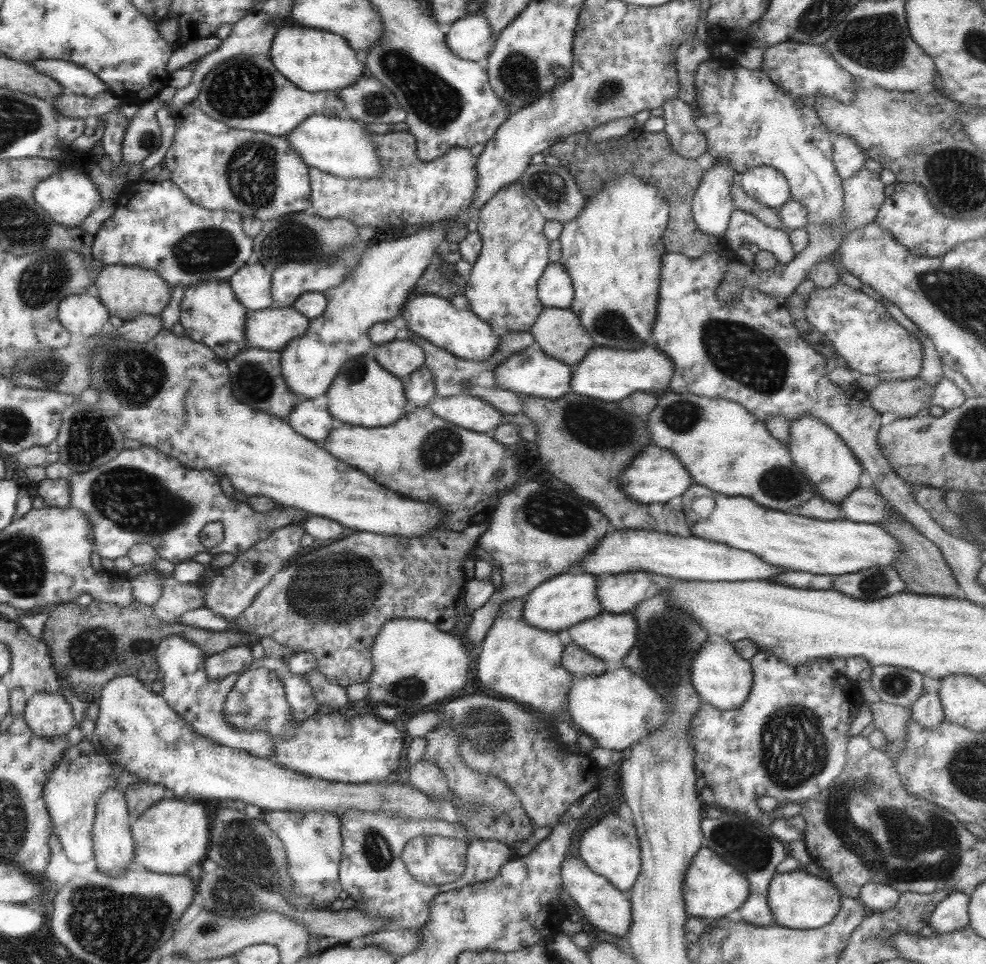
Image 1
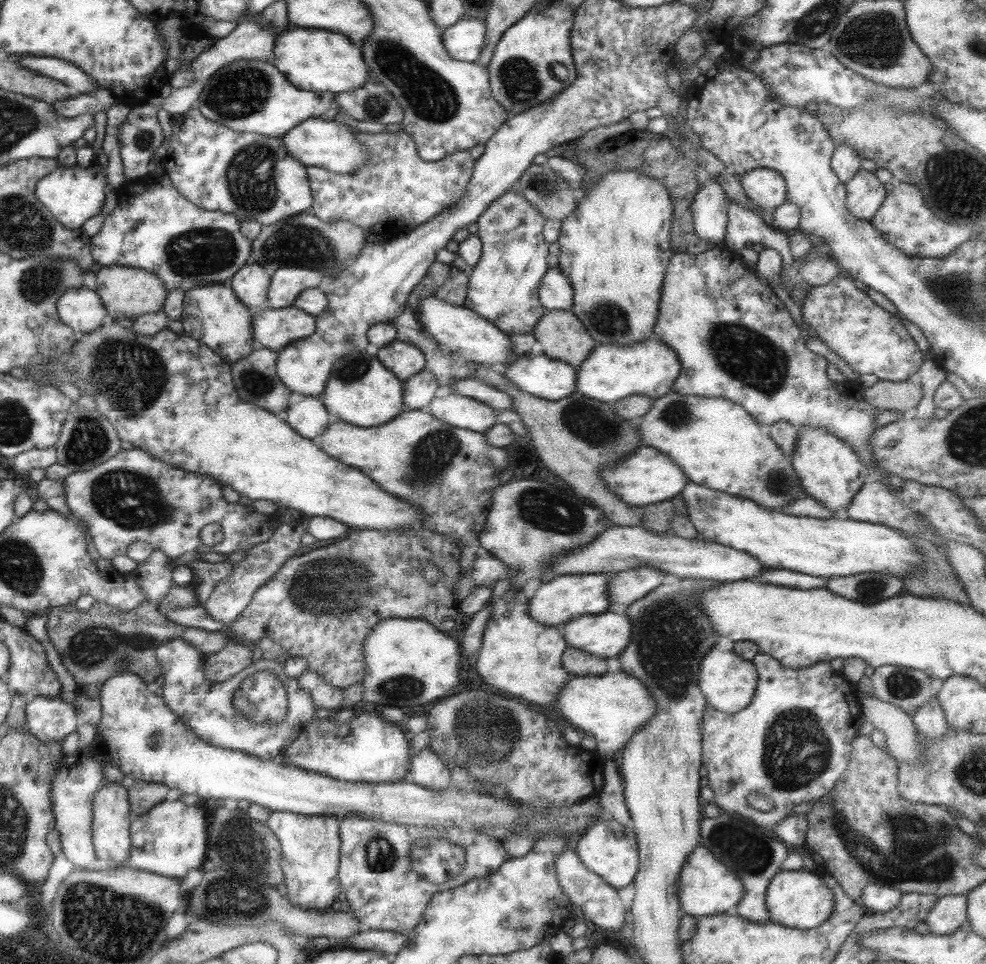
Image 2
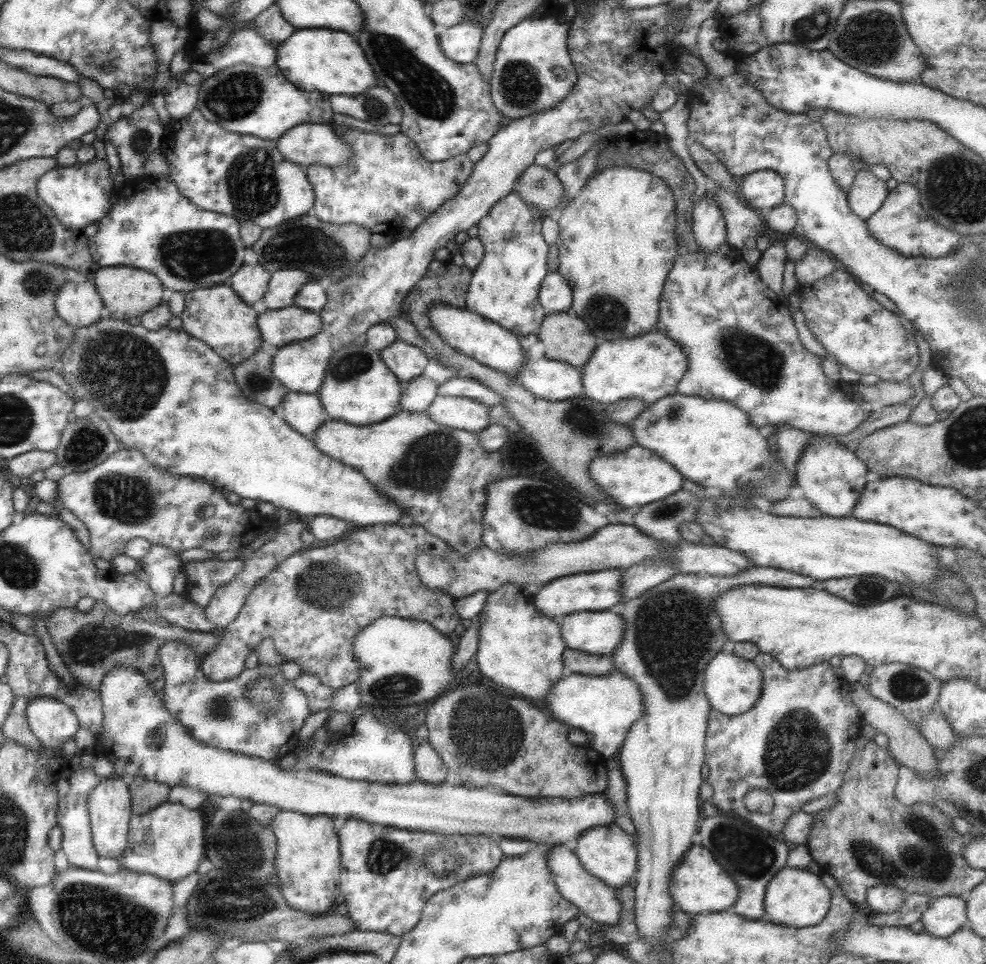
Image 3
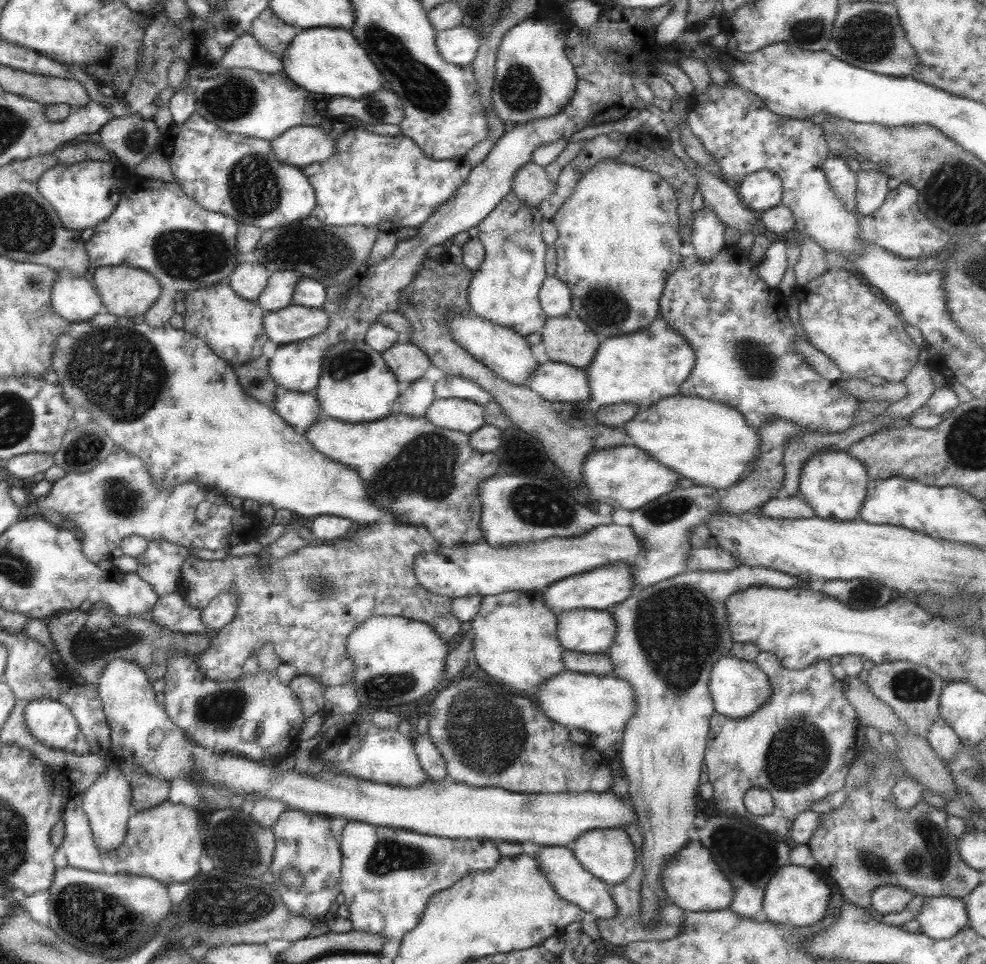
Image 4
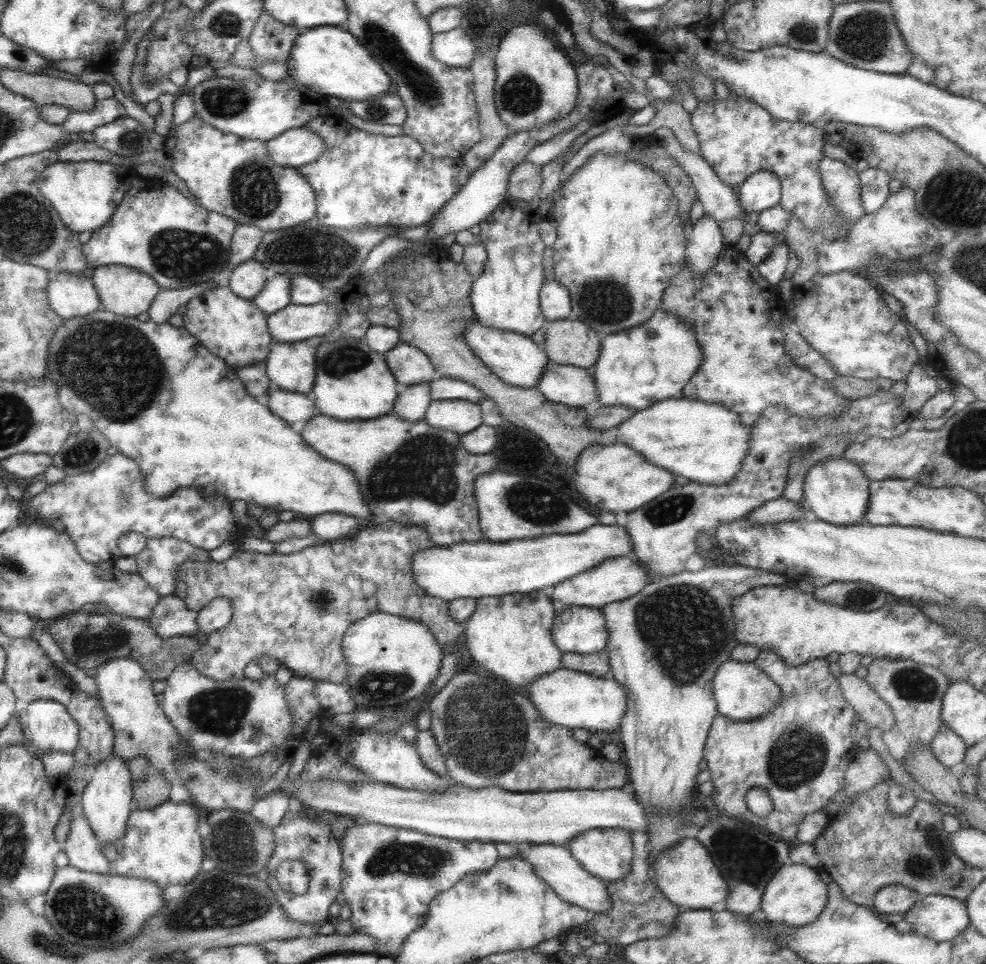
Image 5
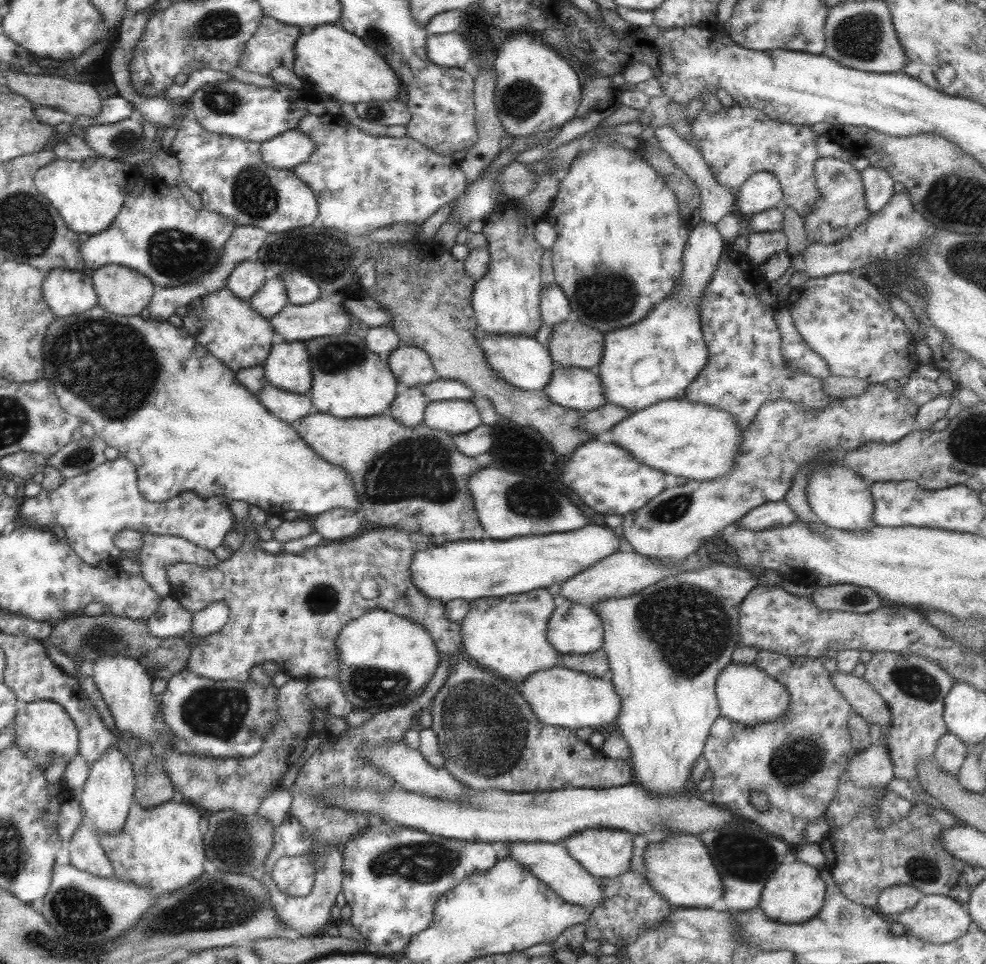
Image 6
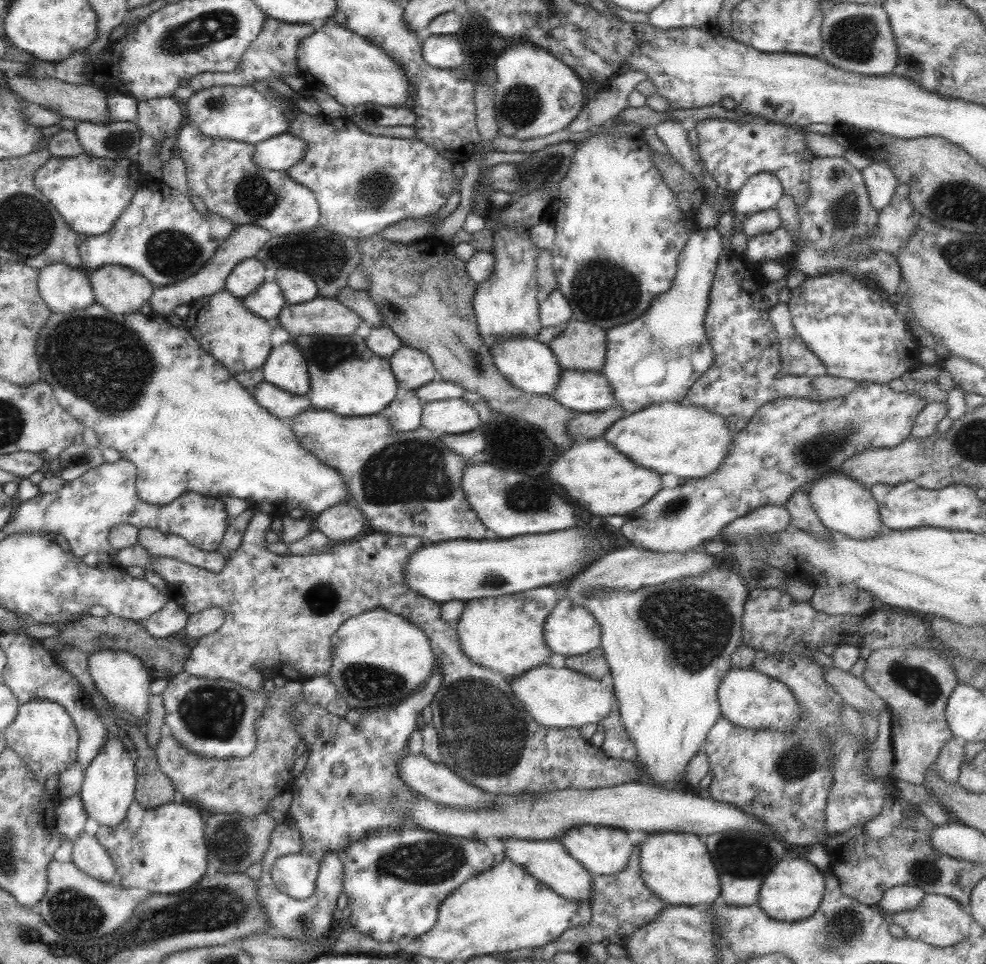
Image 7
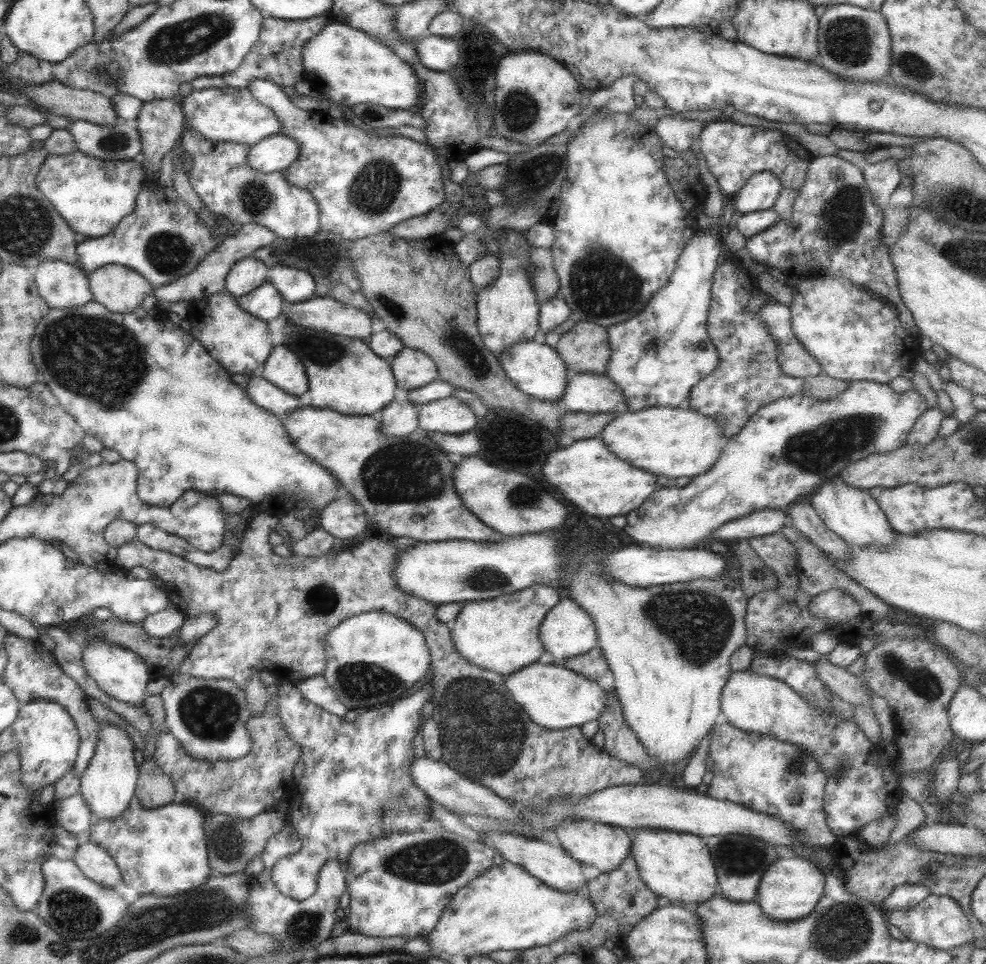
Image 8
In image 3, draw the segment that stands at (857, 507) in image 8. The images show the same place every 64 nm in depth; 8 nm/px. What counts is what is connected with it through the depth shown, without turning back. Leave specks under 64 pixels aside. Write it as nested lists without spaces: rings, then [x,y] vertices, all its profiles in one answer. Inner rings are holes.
[[[814,435],[796,461],[795,485],[802,489],[802,495],[812,503],[819,516],[848,517],[852,516],[852,509],[867,484],[868,470],[862,458],[834,437]]]

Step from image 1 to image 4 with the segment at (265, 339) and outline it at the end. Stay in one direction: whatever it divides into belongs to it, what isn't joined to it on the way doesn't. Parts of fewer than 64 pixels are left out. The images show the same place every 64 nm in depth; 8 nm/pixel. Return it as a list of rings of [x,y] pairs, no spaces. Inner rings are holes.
[[[292,304],[264,314],[264,333],[278,346],[313,338],[328,329],[328,314],[324,308],[306,308]]]

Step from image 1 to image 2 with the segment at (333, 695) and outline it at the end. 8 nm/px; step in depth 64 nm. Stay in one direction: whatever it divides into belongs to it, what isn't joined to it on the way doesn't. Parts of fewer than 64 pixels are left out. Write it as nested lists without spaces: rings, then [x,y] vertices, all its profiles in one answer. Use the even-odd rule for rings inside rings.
[[[306,670],[297,680],[301,688],[310,694],[317,710],[327,709],[334,713],[341,709],[343,690],[326,684],[318,673]]]

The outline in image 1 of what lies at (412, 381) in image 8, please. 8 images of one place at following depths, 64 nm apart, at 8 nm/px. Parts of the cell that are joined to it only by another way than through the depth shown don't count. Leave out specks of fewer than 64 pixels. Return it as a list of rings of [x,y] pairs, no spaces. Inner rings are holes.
[[[410,340],[376,345],[374,350],[376,362],[401,379],[424,365],[424,349]]]

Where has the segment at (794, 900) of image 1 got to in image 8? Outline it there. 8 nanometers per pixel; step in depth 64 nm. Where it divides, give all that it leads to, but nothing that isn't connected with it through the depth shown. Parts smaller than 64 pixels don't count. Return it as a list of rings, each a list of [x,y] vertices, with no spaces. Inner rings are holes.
[[[792,854],[781,855],[762,874],[756,892],[756,904],[775,921],[795,921],[808,916],[822,896],[825,887],[825,871],[812,861]]]

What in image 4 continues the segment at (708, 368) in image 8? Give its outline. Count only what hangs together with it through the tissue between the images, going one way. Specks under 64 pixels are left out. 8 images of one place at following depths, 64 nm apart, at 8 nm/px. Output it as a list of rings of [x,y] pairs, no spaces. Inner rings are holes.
[[[703,207],[693,214],[691,242],[695,254],[707,264],[726,245],[725,225],[709,208]],[[658,316],[638,334],[601,342],[592,363],[584,368],[588,374],[590,399],[602,406],[636,403],[640,411],[646,410],[659,400],[680,394],[680,385],[690,375],[694,361],[694,350],[664,322],[662,316]]]

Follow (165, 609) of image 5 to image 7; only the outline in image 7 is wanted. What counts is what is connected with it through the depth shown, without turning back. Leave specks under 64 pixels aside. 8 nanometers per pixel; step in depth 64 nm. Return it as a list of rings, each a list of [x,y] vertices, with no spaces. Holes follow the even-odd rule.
[[[168,600],[164,608],[150,615],[142,622],[143,627],[154,638],[168,638],[180,635],[190,615],[182,608],[183,605]]]

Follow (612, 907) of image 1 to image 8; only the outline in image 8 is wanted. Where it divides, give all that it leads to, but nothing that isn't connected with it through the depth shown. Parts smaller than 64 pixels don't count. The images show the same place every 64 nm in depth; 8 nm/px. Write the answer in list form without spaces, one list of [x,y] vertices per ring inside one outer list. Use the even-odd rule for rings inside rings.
[[[488,832],[481,835],[481,842],[494,845],[500,852],[504,861],[520,865],[528,874],[544,882],[560,892],[578,892],[585,888],[586,877],[582,871],[582,863],[572,858],[561,846],[554,846],[540,839],[532,839],[510,832]]]

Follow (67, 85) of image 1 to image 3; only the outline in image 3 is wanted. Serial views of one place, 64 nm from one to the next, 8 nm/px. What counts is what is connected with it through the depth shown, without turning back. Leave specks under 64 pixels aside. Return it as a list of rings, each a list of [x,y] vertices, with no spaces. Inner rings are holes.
[[[2,48],[2,61],[27,73],[56,78],[70,84],[79,84],[82,76],[70,63],[42,56],[30,50]]]

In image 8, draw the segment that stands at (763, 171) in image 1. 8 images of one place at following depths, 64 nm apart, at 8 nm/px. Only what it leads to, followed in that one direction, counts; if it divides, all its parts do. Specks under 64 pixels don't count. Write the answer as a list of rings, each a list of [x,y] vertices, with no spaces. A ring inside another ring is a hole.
[[[771,172],[753,174],[746,184],[734,194],[734,216],[769,210],[776,203],[782,184]]]

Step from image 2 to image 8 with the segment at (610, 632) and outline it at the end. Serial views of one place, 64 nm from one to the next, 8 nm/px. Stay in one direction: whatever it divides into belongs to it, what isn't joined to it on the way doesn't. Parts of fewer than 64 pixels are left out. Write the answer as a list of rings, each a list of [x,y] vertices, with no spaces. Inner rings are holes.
[[[570,597],[561,598],[560,602],[546,614],[538,629],[540,629],[540,641],[544,645],[544,652],[548,652],[555,663],[586,654],[598,644],[598,633],[592,617]]]

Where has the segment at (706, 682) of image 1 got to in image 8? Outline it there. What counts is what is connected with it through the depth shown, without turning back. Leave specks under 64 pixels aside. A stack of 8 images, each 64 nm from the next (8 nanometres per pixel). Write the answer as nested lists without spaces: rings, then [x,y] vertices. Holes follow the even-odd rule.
[[[749,670],[731,672],[721,691],[721,716],[740,730],[774,735],[781,742],[796,744],[817,759],[820,769],[828,775],[823,802],[826,823],[828,829],[837,837],[858,833],[871,821],[881,820],[903,796],[899,784],[900,776],[894,772],[892,764],[883,768],[882,762],[885,761],[879,756],[881,753],[876,744],[869,741],[854,721],[840,721],[836,716],[822,715],[780,680],[756,675]]]

